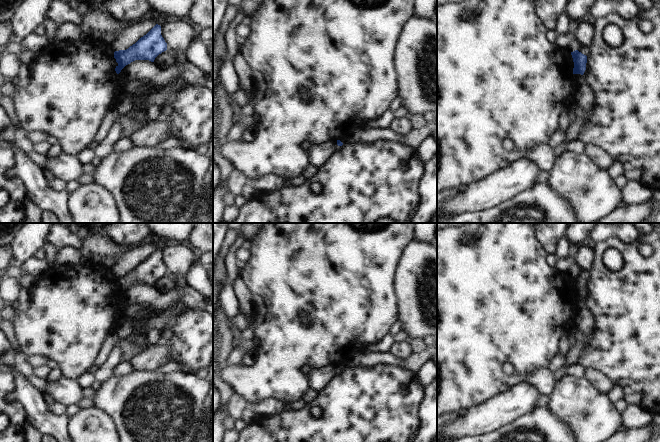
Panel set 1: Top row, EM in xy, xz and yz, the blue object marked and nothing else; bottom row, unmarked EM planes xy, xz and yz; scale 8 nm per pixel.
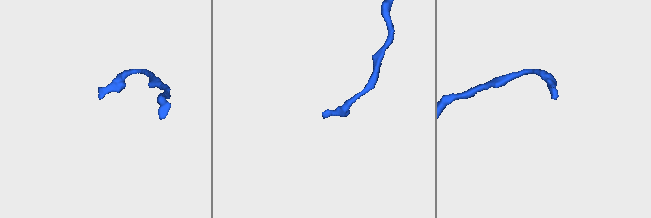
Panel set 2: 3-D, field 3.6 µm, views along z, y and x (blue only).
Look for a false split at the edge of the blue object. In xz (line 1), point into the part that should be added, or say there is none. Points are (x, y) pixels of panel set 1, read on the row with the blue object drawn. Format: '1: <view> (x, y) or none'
1: none

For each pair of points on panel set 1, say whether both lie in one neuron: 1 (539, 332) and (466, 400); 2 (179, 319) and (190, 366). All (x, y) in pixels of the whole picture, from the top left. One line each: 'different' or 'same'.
1: same
2: same

